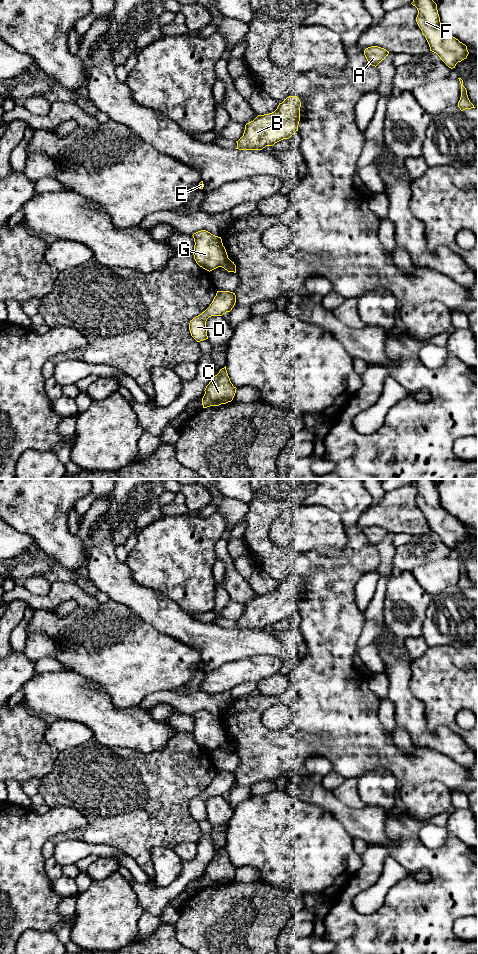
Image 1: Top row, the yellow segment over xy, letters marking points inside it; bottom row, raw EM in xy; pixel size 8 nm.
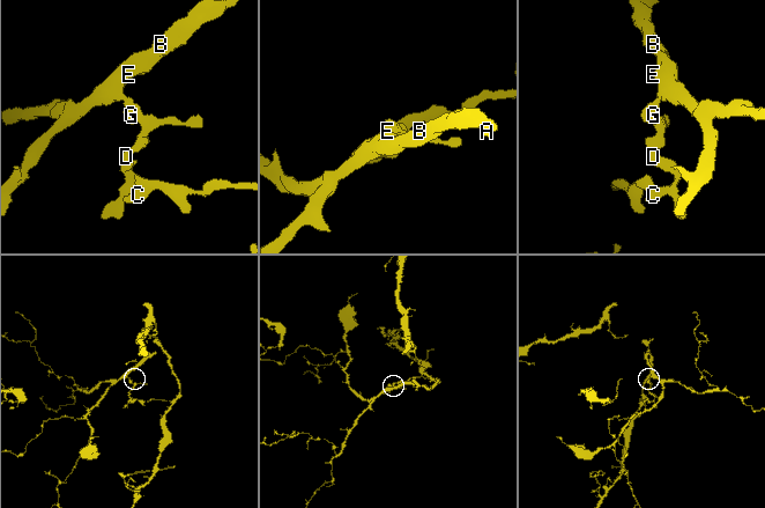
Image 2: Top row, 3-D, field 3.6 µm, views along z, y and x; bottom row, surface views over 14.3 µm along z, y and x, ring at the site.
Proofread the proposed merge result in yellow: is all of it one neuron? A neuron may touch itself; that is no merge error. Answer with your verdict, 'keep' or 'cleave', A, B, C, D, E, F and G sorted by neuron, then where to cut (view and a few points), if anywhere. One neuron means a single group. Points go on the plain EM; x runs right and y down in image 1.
cleave; A B E G / C D F; cut in xy along (228, 738), (220, 746)

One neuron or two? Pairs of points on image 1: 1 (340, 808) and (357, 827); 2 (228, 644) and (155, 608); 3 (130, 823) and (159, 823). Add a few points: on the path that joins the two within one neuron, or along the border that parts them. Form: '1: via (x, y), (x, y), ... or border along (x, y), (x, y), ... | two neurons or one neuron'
1: via (344, 813), (353, 822) | one neuron
2: via (210, 639), (197, 635), (173, 621) | one neuron
3: via (137, 823), (152, 823) | one neuron

